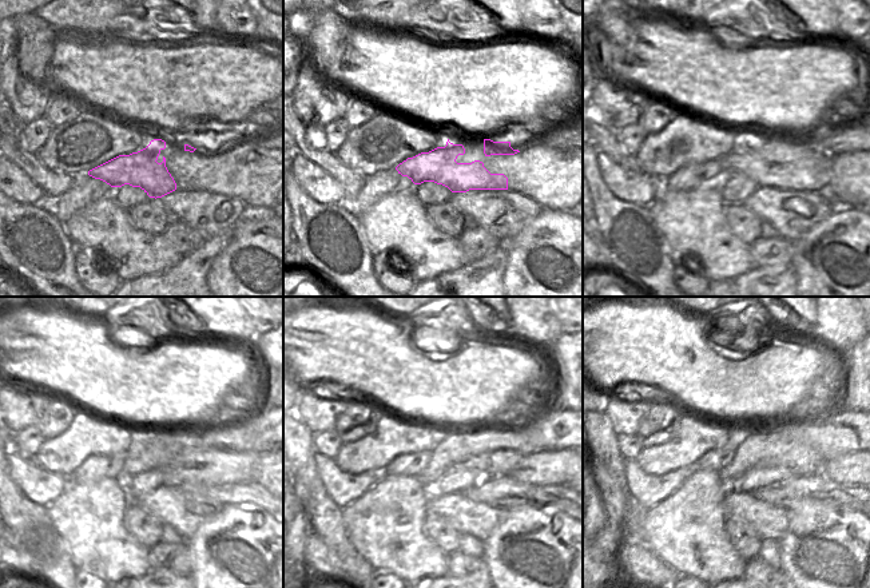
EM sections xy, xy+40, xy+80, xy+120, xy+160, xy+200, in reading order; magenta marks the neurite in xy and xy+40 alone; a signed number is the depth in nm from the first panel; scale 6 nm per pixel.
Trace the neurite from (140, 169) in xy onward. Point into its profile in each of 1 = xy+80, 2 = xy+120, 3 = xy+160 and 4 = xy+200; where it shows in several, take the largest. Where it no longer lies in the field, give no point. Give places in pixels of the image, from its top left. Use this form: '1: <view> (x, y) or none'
1: xy+80 (803, 169)
2: xy+120 (198, 467)
3: xy+160 (541, 468)
4: xy+200 (854, 469)

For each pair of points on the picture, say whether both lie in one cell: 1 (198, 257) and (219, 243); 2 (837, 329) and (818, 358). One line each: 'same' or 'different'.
1: same
2: different

